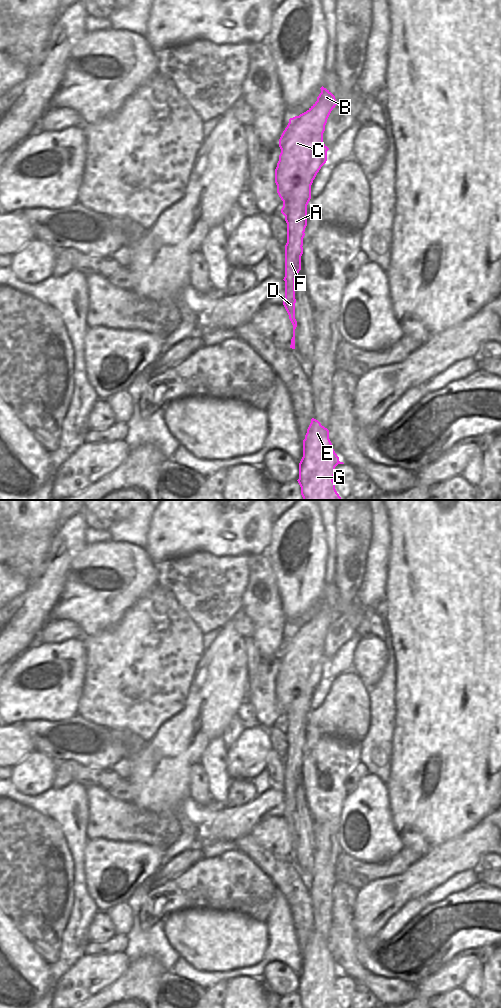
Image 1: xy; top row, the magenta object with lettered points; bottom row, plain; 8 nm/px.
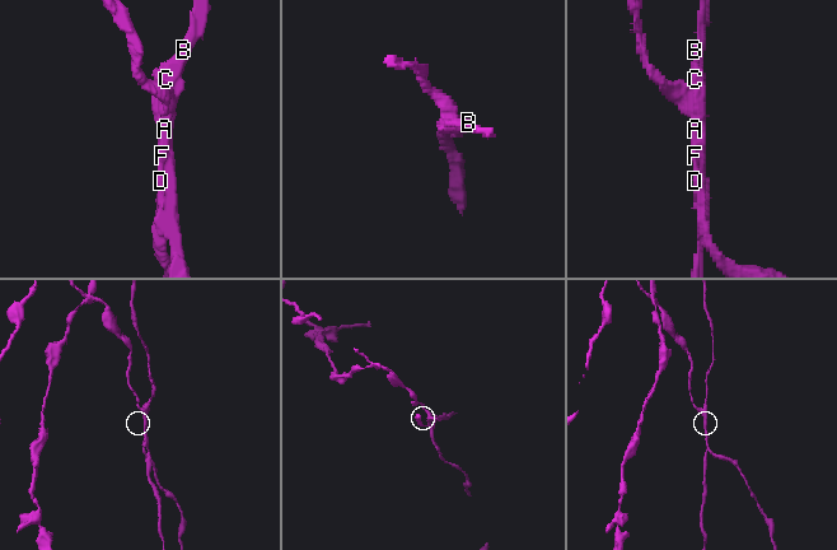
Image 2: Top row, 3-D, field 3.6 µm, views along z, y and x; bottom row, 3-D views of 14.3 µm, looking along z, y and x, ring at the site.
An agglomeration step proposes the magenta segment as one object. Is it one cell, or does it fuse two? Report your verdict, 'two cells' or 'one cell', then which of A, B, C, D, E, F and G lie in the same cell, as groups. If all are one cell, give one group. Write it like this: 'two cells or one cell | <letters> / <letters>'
two cells | A D F / B C E G

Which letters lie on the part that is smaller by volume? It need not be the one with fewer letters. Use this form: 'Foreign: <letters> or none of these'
Foreign: B, C, E, G

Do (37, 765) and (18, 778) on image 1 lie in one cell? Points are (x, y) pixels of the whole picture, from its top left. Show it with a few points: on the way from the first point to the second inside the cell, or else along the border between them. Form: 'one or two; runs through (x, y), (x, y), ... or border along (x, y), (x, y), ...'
one; runs through (32, 770), (26, 776), (23, 776)

